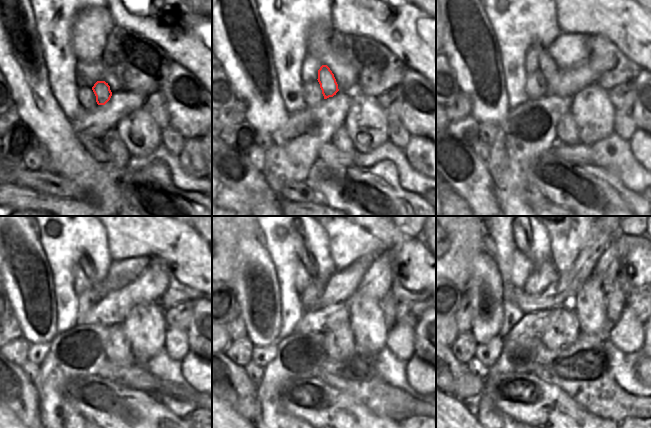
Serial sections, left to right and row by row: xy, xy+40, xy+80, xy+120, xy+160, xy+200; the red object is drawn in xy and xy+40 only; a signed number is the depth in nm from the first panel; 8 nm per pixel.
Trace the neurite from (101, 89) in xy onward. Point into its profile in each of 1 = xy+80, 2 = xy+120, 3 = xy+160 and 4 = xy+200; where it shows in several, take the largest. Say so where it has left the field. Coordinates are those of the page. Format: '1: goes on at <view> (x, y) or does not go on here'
1: goes on at xy+80 (549, 69)
2: goes on at xy+120 (85, 262)
3: goes on at xy+160 (307, 260)
4: goes on at xy+200 (522, 236)

